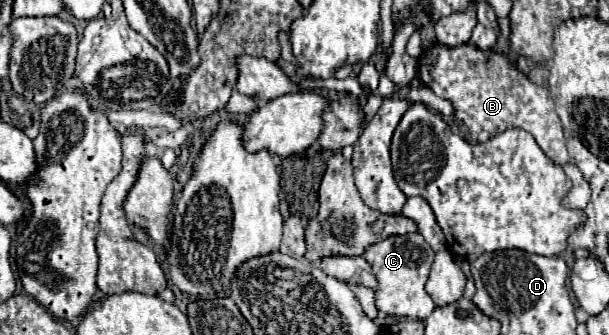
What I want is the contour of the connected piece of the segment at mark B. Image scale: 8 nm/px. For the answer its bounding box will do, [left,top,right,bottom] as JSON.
[418,44,570,164]

